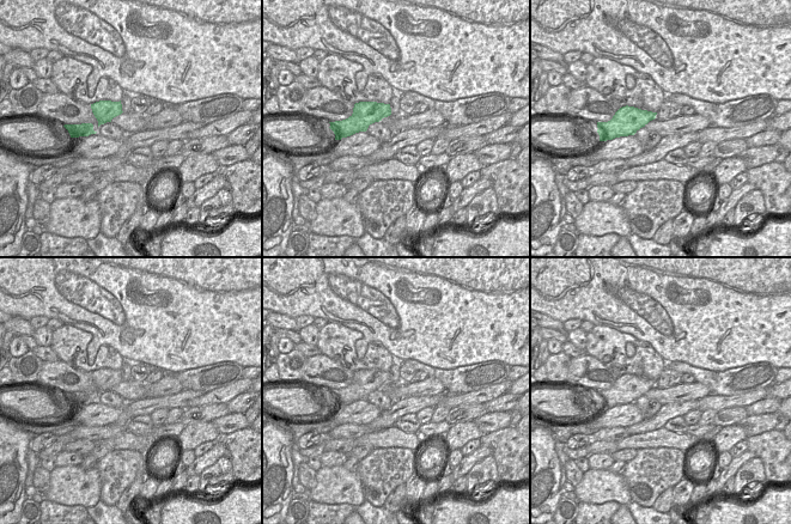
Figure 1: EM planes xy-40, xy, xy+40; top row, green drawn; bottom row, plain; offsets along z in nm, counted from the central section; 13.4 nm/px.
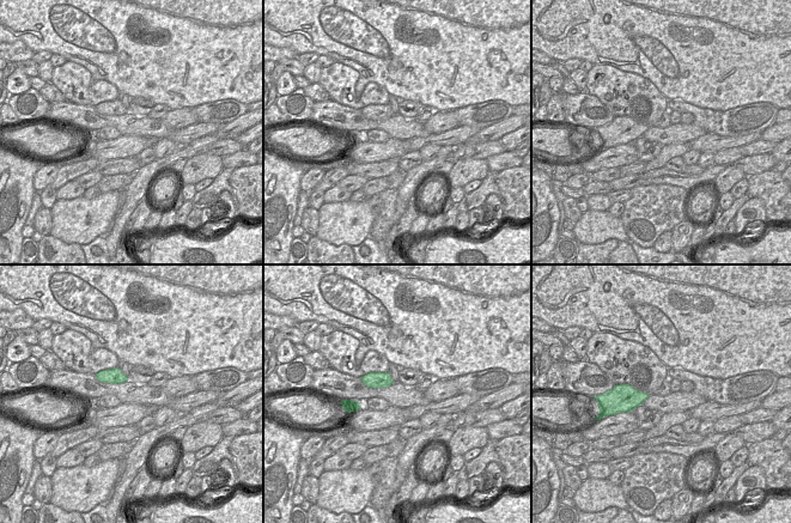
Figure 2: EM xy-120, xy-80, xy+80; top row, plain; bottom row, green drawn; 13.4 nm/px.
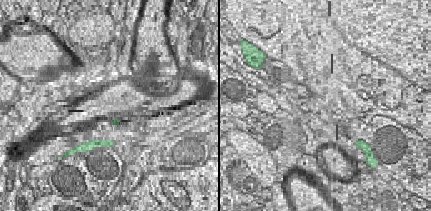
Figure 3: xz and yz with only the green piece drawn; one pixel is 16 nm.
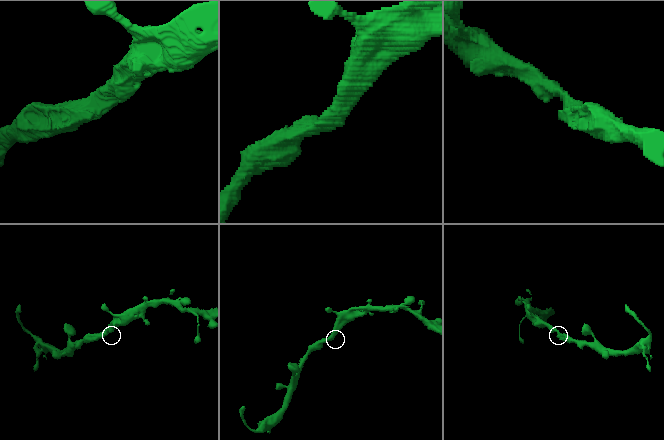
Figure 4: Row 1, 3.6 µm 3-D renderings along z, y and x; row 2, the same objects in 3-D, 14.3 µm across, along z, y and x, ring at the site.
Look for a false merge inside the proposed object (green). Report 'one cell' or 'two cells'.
one cell

